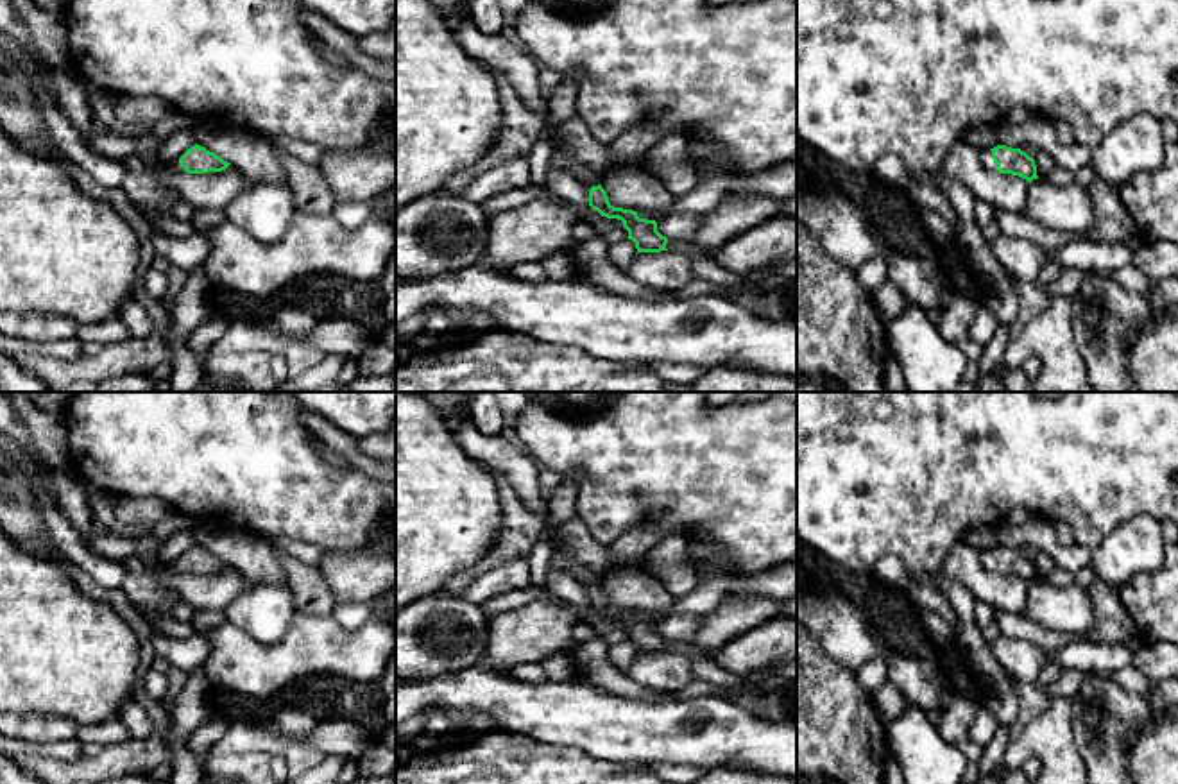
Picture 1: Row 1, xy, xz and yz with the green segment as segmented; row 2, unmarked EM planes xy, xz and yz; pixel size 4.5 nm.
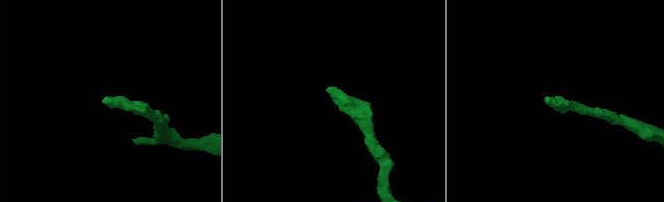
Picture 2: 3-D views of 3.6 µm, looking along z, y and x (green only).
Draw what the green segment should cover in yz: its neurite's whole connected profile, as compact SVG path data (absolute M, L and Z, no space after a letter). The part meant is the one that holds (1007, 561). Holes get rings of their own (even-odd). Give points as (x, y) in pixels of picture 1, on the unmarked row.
M997 546L994 550L981 550L981 562L986 569L997 571L1001 575L1019 576L1026 582L1038 580L1035 560L1029 558L1020 550L1012 550L1006 546Z

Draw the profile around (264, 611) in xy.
M254 584L220 610L226 621L261 644L279 641L297 616L288 585Z

